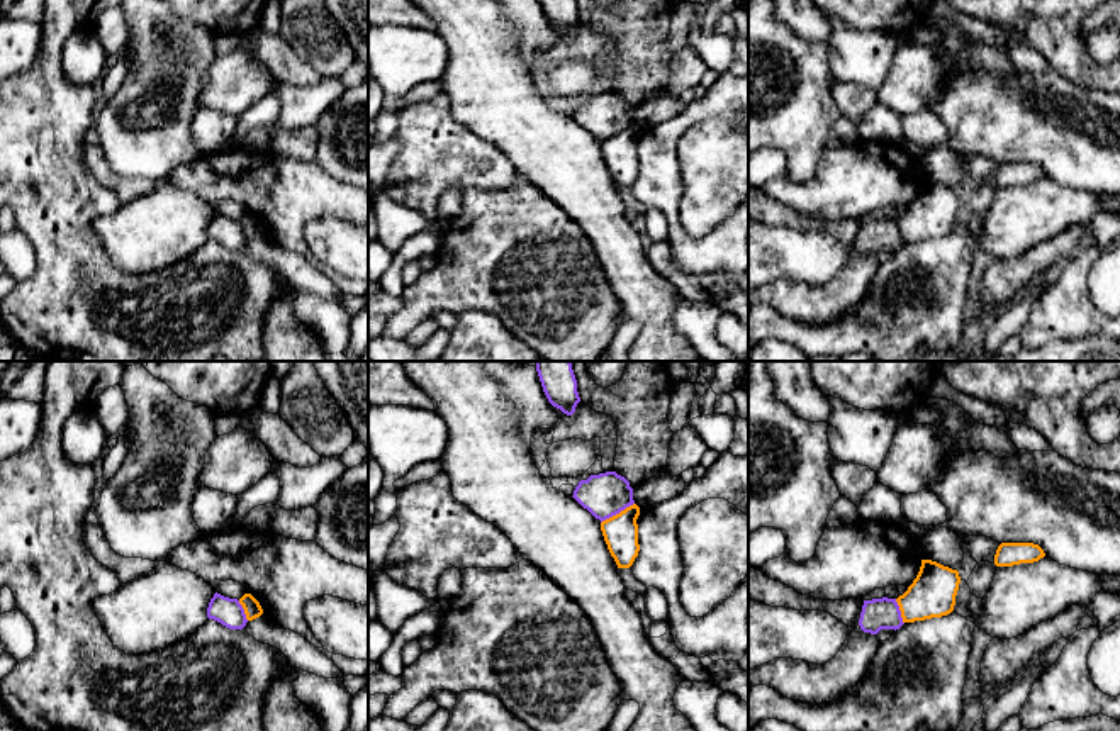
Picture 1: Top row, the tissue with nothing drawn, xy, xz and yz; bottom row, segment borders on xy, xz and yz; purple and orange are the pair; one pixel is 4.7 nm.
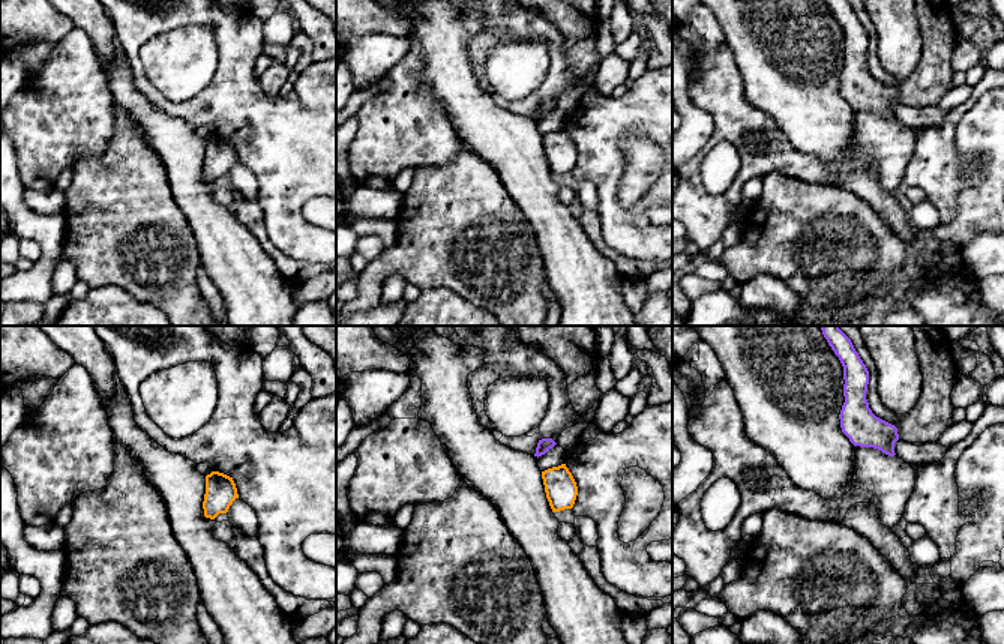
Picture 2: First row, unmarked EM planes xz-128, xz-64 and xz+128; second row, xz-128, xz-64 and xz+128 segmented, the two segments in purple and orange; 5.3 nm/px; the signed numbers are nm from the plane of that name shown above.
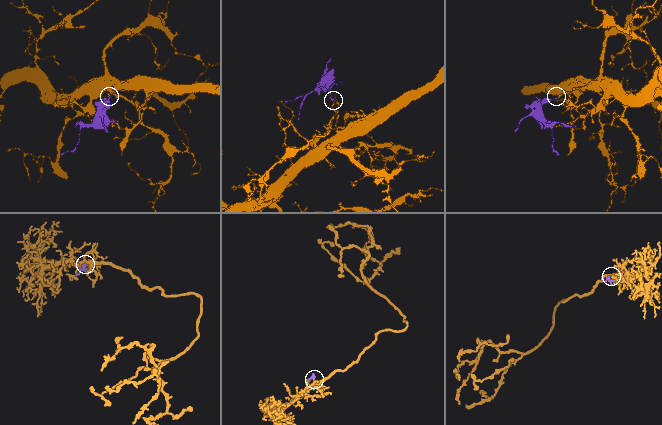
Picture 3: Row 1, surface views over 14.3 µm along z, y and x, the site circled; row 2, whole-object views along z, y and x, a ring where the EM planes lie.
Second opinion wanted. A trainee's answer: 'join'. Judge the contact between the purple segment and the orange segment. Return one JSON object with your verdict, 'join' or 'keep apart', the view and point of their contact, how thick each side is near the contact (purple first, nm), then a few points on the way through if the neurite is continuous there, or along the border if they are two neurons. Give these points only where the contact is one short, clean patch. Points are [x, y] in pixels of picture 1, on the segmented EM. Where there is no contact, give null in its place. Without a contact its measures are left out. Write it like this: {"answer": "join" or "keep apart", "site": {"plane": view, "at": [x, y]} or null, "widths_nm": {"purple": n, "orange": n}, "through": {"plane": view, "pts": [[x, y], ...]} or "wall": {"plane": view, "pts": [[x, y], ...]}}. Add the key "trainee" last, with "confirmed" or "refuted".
{"answer": "keep apart", "site": {"plane": "xz", "at": [616, 513]}, "widths_nm": {"purple": 200, "orange": 160}, "wall": {"plane": "xz", "pts": [[633, 502], [601, 523]]}, "trainee": "refuted"}

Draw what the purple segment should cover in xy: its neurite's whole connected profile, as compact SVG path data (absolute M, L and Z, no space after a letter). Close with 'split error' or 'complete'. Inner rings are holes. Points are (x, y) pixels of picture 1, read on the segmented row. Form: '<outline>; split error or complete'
M214 594L207 607L207 617L221 622L229 629L243 629L248 622L243 605L238 599Z; complete

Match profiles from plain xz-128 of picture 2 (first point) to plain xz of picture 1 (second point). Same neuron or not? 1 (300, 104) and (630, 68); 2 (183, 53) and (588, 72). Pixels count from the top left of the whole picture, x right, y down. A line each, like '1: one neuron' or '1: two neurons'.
1: two neurons
2: one neuron

